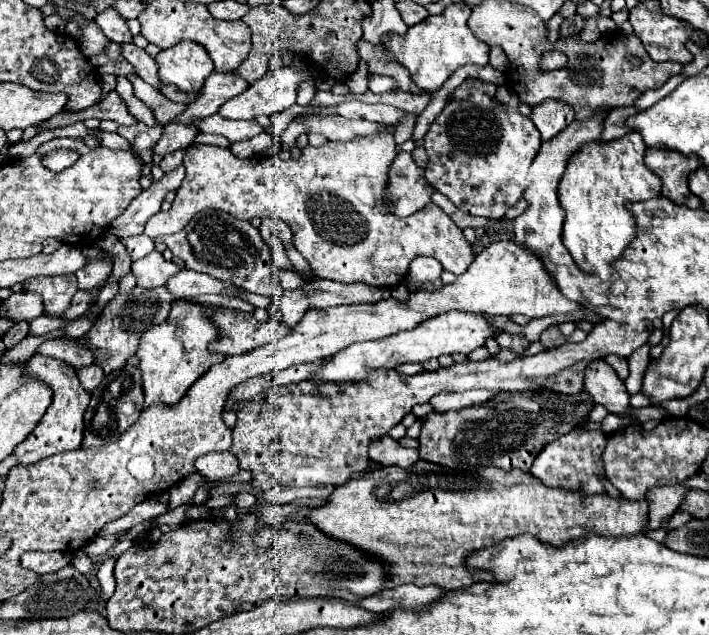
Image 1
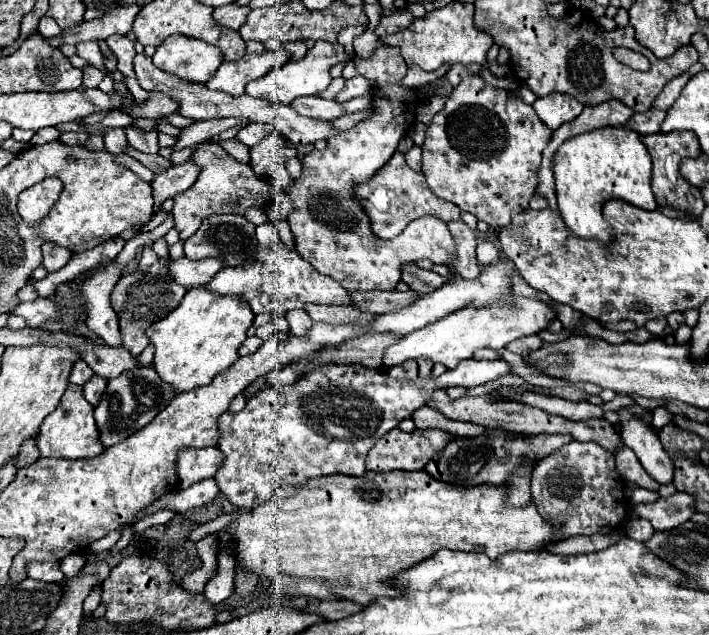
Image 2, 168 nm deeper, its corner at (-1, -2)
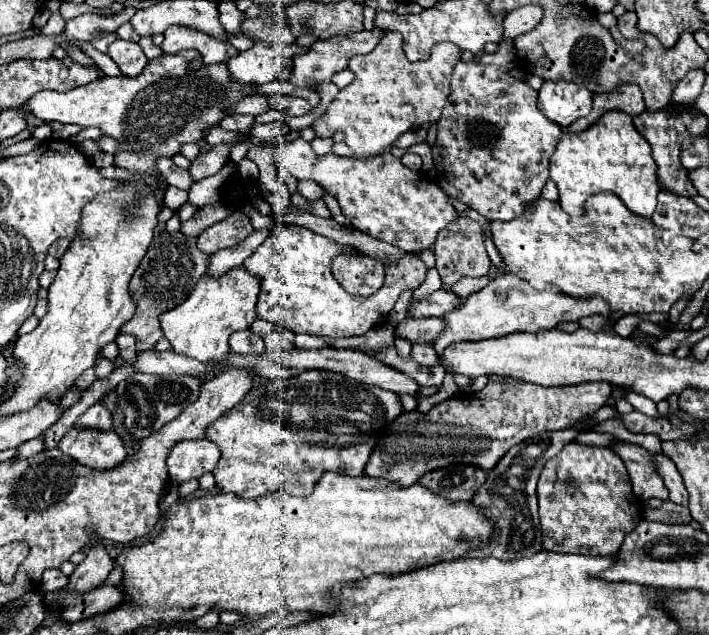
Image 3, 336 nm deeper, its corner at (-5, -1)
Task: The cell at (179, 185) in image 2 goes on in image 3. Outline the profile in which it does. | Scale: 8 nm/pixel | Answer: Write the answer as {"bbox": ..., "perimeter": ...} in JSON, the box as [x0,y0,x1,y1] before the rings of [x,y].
{"bbox":[188,143,234,181],"perimeter":[[[234,143],[216,145],[212,151],[202,153],[198,159],[194,159],[192,165],[190,165],[190,169],[188,169],[190,177],[192,177],[194,181],[200,181],[200,179],[204,179],[204,177],[216,175],[216,173],[224,167],[224,163],[228,161],[228,153],[230,153],[230,147],[232,147],[232,145],[234,145]]]}

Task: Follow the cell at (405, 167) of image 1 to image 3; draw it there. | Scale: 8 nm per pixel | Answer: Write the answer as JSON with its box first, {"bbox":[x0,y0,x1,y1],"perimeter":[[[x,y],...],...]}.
{"bbox":[276,139,458,253],"perimeter":[[[294,139],[278,147],[276,165],[280,171],[292,173],[296,179],[316,181],[338,199],[342,213],[356,229],[396,245],[406,253],[428,249],[436,241],[438,231],[458,219],[458,211],[450,203],[448,195],[430,177],[408,169],[388,151],[368,161],[338,157],[332,153],[320,157],[312,151],[308,141]]]}

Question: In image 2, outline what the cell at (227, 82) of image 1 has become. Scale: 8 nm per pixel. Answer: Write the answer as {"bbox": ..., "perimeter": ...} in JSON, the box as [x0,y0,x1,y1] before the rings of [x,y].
{"bbox":[208,50,290,96],"perimeter":[[[264,50],[262,54],[246,54],[236,62],[222,62],[216,74],[208,80],[208,88],[222,88],[230,96],[242,96],[244,86],[276,66],[282,66],[290,60],[290,52],[280,50]]]}

